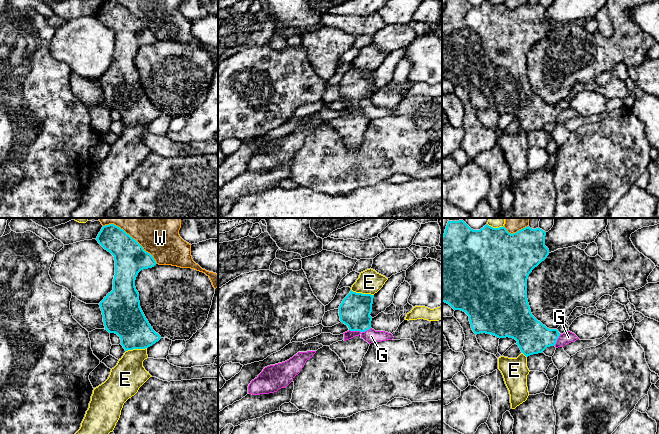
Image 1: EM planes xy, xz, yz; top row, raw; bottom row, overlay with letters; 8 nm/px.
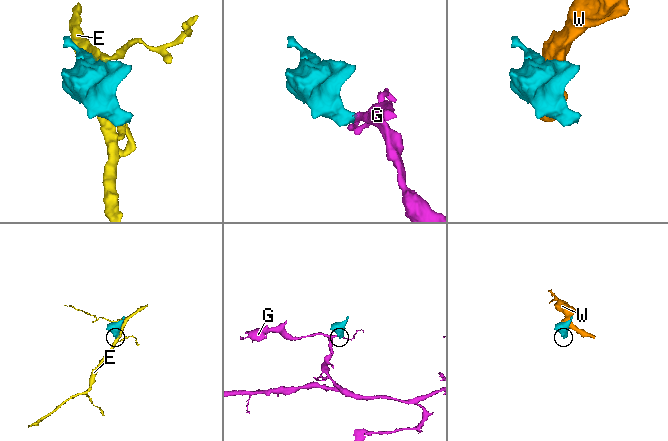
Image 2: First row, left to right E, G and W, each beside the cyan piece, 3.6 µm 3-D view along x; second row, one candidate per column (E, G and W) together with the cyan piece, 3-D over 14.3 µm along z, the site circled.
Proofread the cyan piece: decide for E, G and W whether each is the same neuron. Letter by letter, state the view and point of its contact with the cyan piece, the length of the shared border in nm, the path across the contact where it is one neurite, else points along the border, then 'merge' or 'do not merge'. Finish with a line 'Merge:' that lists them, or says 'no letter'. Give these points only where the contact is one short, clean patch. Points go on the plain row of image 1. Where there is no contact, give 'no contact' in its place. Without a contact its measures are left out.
E: contact xz (361, 69); length 190 nm; do not merge
G: contact xz (355, 106); length 100 nm; way xz (354, 87), (355, 106), (371, 112); merge
W: contact xy (136, 17); length 480 nm; do not merge
Merge: G

